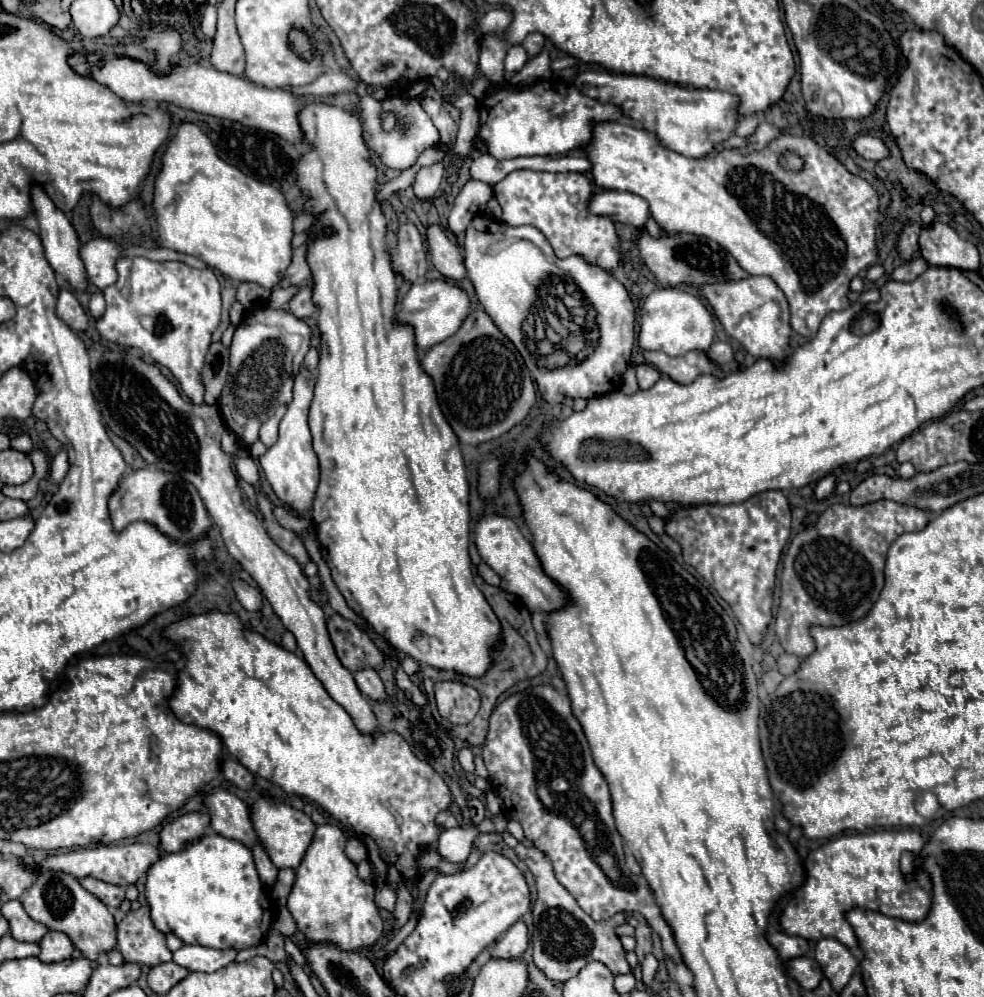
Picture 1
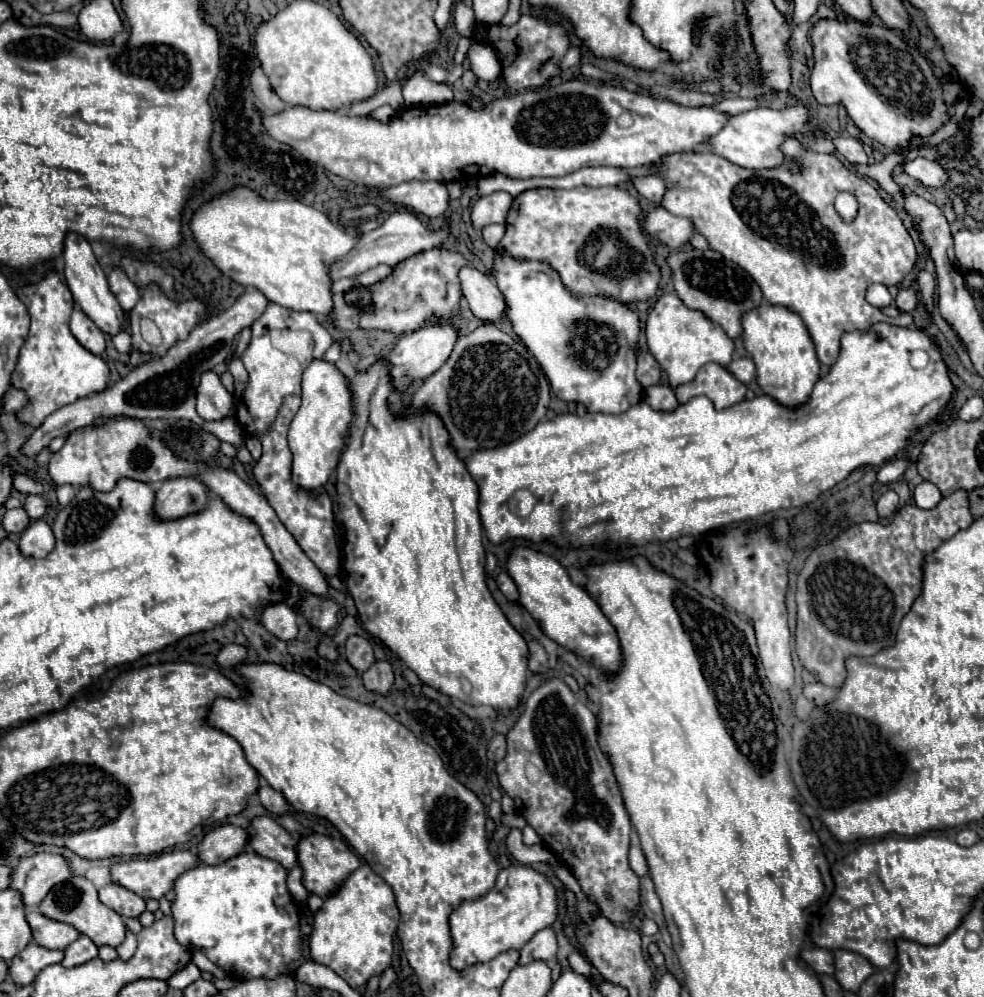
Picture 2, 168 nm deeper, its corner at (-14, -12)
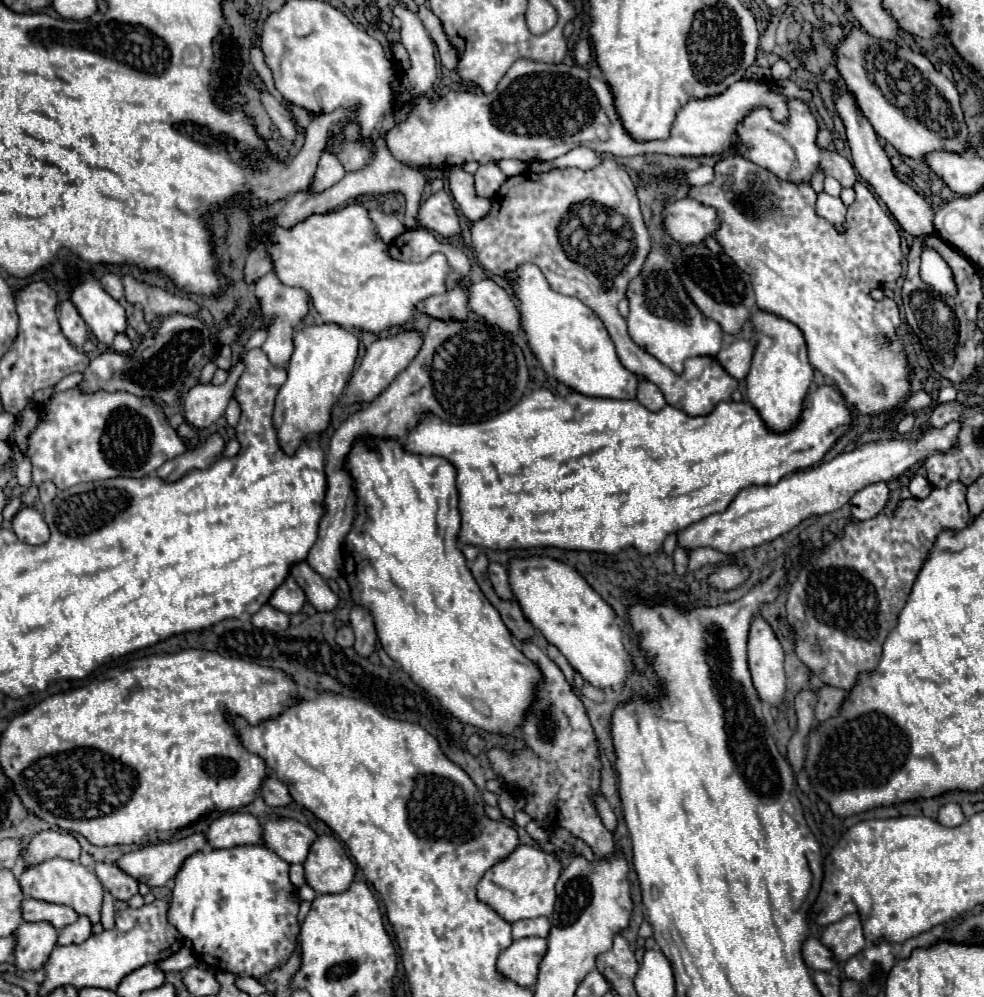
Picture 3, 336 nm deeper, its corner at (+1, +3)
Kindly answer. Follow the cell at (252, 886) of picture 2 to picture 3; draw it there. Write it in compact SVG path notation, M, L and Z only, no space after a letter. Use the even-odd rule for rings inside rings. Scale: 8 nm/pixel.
M234 846L228 850L200 850L188 856L176 878L168 908L168 922L192 942L194 952L200 960L220 972L234 972L240 976L260 978L280 968L296 948L298 938L298 898L296 888L288 880L288 866L272 850L254 846Z

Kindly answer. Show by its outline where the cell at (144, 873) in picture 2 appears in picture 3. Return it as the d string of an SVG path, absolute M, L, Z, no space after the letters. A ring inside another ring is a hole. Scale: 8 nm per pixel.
M190 834L176 842L158 842L140 850L122 854L114 864L138 882L164 886L176 876L186 856L206 848L204 834Z

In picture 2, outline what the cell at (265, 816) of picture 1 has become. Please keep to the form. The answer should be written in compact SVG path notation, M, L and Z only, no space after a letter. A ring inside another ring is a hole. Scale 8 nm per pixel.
M323 835L305 837L297 847L297 855L299 855L301 869L305 873L303 883L305 883L307 891L319 895L321 899L327 899L329 895L333 895L345 883L345 879L361 867L361 859L343 841L323 837Z

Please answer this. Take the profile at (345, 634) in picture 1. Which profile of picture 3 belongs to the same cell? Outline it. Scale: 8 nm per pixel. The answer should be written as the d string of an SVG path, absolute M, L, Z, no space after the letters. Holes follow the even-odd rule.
M342 626L336 630L336 644L340 644L342 648L350 648L354 644L354 632L350 626Z

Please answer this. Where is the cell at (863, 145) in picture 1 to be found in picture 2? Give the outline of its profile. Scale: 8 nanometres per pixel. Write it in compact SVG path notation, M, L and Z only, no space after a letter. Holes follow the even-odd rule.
M923 157L907 161L903 165L903 169L911 177L919 179L925 187L943 187L943 185L949 183L949 171L947 171L947 167L943 167L941 163L923 159Z

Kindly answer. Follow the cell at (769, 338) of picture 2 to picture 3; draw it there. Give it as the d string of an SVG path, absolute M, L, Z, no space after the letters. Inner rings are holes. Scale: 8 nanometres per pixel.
M756 310L752 316L752 328L754 336L758 338L754 346L752 366L746 376L748 384L748 400L752 406L760 412L762 420L774 430L784 432L794 426L802 412L802 404L806 398L806 392L810 388L814 370L806 356L806 342L796 324L792 324L786 318L780 318L766 310Z

